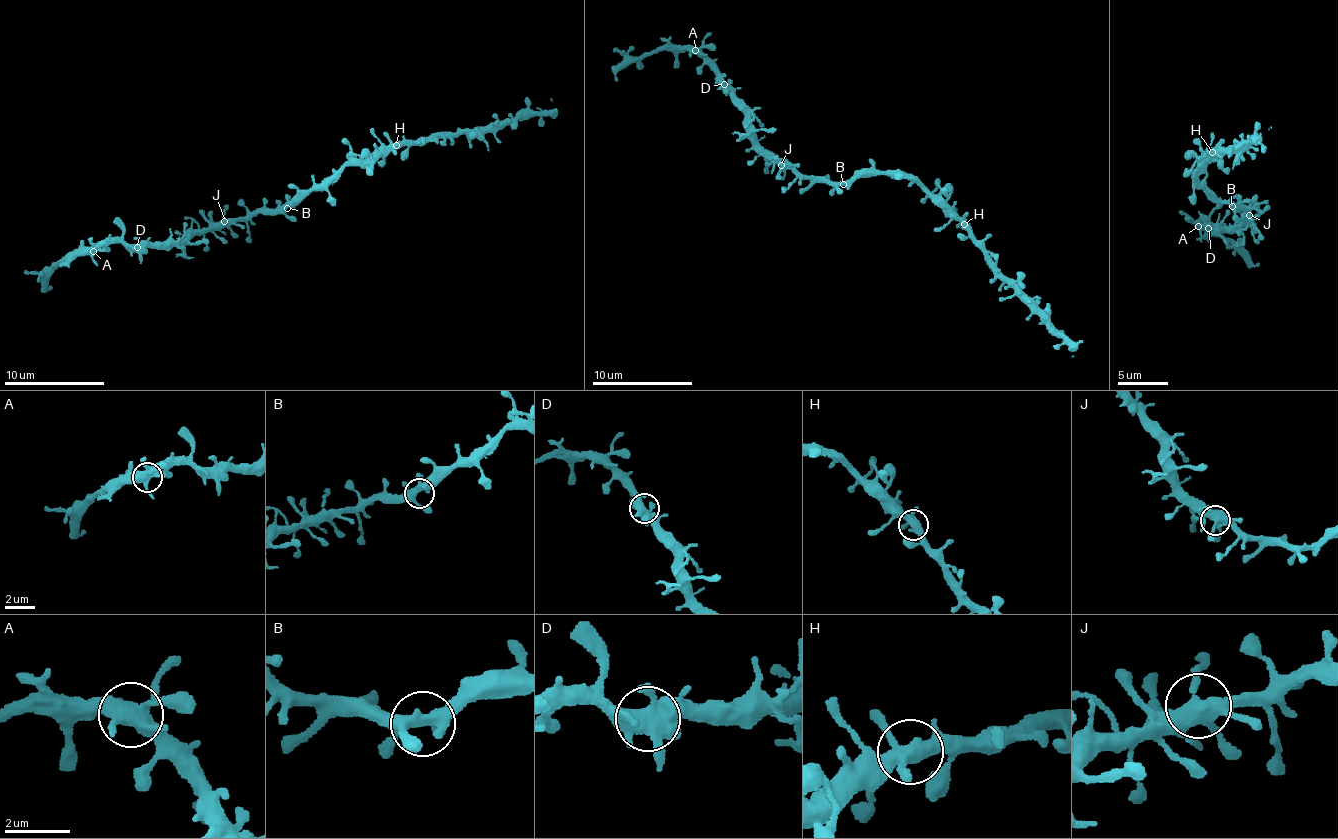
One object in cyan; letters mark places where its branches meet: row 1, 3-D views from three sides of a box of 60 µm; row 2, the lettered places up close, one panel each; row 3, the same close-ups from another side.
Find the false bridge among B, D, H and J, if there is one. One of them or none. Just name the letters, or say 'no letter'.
no letter

